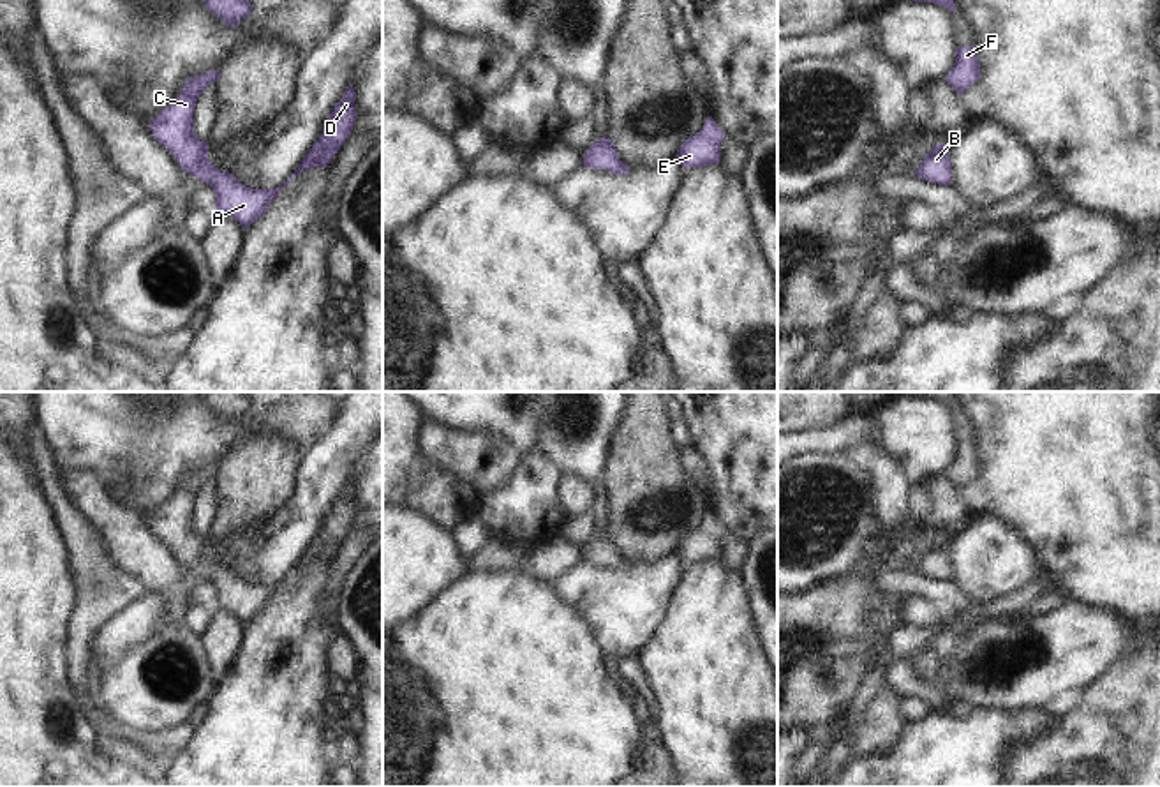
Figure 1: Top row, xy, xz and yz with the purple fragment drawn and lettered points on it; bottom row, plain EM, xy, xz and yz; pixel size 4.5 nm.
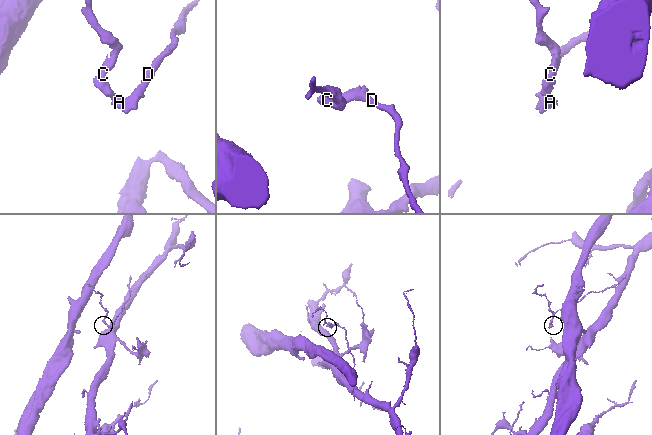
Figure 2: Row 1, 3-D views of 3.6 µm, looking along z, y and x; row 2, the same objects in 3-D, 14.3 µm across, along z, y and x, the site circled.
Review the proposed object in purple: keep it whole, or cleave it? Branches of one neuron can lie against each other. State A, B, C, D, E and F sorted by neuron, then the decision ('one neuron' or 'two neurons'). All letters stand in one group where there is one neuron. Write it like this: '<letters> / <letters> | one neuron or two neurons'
A B C D E F | one neuron

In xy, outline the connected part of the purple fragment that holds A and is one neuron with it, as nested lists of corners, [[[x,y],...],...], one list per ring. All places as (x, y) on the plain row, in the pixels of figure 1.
[[[210,466],[206,469],[189,473],[178,494],[150,515],[150,526],[153,533],[175,551],[185,568],[197,572],[213,584],[217,589],[215,609],[231,611],[243,623],[249,623],[266,609],[279,588],[303,565],[328,561],[331,558],[331,552],[349,533],[356,517],[356,487],[349,478],[344,492],[330,508],[323,522],[323,529],[282,582],[252,584],[243,581],[233,568],[220,566],[210,558],[210,540],[199,536],[192,522],[199,491],[210,478],[219,475],[220,466]]]

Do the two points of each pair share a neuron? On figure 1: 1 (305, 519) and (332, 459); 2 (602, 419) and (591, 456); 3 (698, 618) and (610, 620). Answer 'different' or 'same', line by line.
1: same
2: same
3: different

